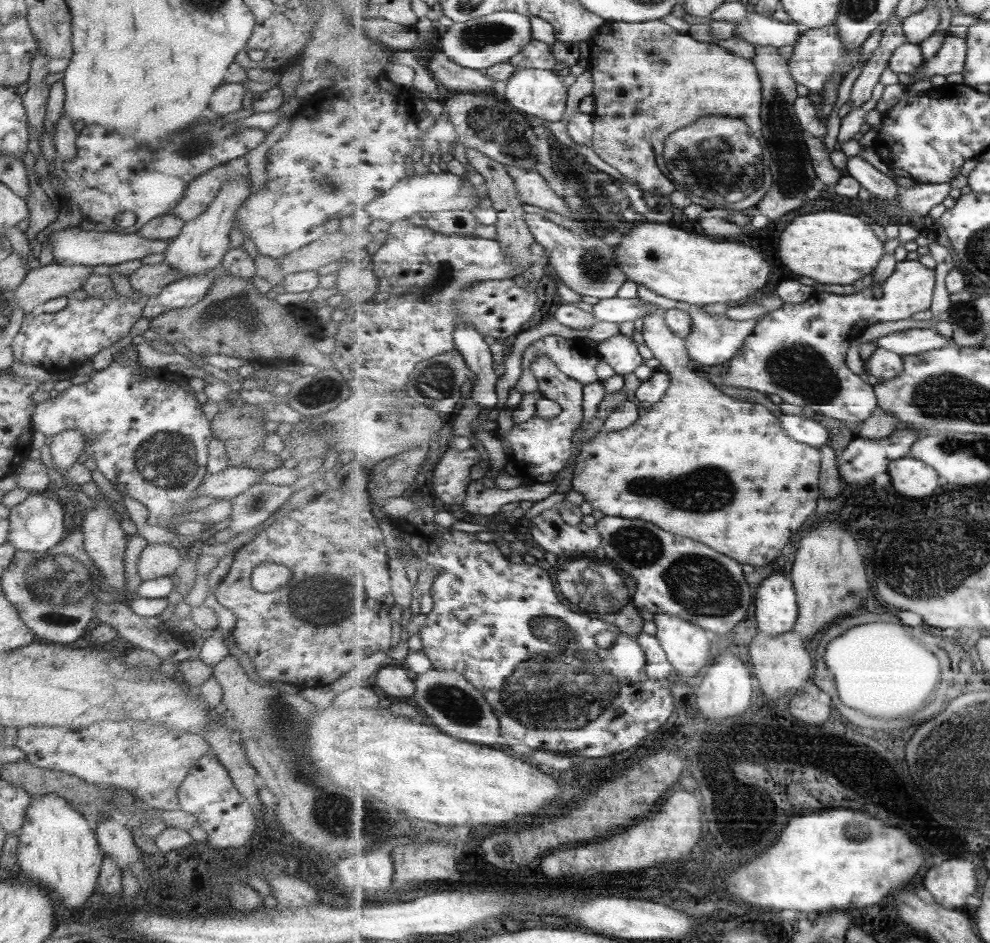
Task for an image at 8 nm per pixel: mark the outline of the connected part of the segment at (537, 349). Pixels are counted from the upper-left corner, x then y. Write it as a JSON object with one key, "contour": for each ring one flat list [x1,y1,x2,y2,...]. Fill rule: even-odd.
{"contour":[[546,336,545,338,532,343,524,352,522,362,522,376,520,377,515,389,522,394,532,394,536,390,540,391,540,381,533,371,533,362,537,359,537,356,542,353,551,356,556,364,569,376,582,382,585,385,593,385,600,381,598,376,598,364,600,360,603,360,598,350,590,347,590,344,586,342,586,339,571,339,564,338,564,336]]}

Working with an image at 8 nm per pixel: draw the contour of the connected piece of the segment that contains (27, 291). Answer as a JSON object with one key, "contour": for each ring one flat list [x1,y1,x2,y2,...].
{"contour":[[54,261,28,271,24,281,16,288,17,305,26,314,38,311,44,302,52,298,82,289,84,282,93,275,93,268,94,266,66,265]]}

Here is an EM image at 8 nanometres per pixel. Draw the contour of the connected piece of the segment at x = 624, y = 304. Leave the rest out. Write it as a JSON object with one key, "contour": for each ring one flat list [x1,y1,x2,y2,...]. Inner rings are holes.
{"contour":[[620,297,601,299,594,305,594,313,599,320,615,322,617,325,639,316,646,318,653,311,653,305,640,297,624,299]]}

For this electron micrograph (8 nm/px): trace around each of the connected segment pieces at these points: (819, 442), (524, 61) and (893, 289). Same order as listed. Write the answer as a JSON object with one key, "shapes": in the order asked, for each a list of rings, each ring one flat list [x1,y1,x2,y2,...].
{"shapes":[[[792,414,780,416,782,426,789,432,789,435,804,444,814,445,821,448,830,442,830,432,824,424,813,420,812,416,802,417]],[[534,39,519,55,510,60,518,67,566,72,554,56,550,44]],[[905,260,899,262,896,272,881,284,882,294,876,293,875,286,872,285,852,295,816,291,816,294,804,304,788,302,786,306,765,315,736,358,731,360,730,371,723,376,720,384,758,390,767,396,778,394,785,402,798,404,811,409,814,413,844,421,851,430,860,422,862,426,880,406,875,386,864,380,861,375,854,374,848,367,846,360,852,340,856,340,874,324,908,320,918,312,937,309,935,303,937,278,936,269,924,266,919,260]]]}

